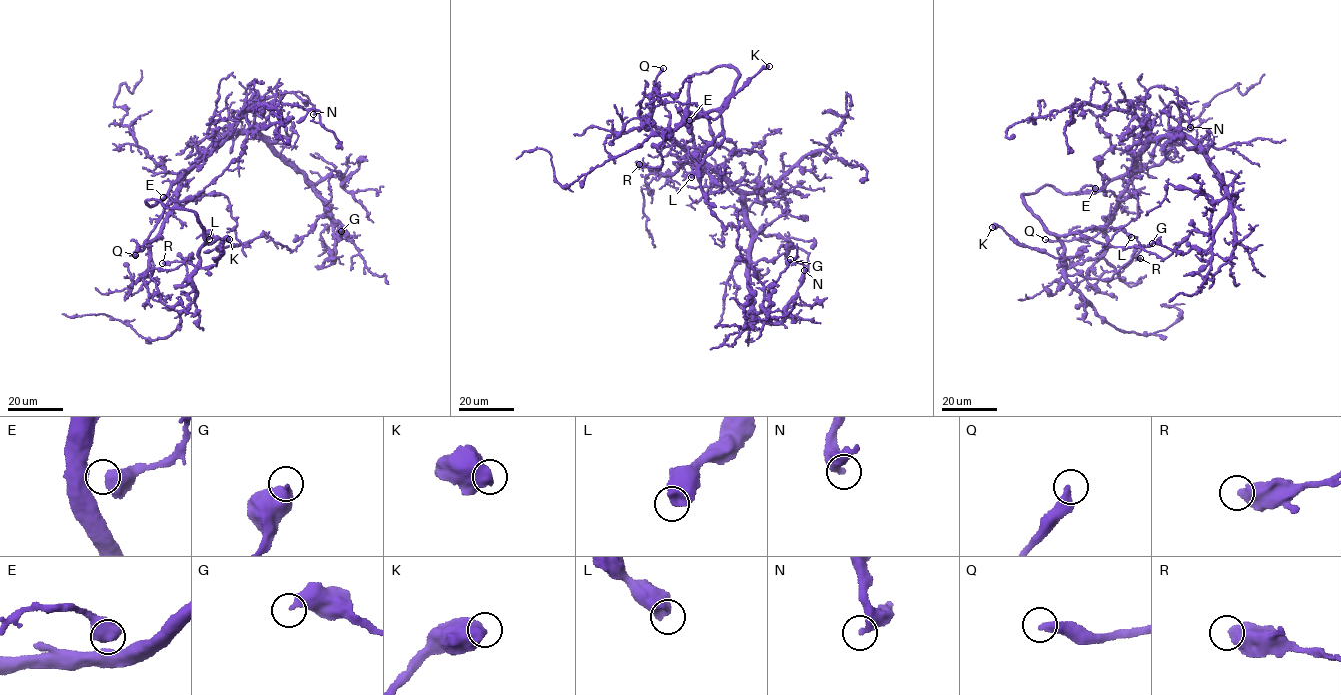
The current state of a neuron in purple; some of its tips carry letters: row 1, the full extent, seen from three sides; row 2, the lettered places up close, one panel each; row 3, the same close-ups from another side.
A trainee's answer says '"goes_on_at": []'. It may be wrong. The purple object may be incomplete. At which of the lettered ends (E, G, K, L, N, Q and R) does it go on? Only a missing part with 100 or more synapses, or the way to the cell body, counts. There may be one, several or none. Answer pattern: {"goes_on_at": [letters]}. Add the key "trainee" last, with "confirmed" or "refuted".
{"goes_on_at": ["Q"], "trainee": "refuted"}

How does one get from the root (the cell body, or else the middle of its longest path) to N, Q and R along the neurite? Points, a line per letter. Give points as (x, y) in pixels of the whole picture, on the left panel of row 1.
N: (154, 204), (218, 145), (253, 124), (255, 113), (266, 99), (299, 91), (309, 100), (313, 114)
Q: (154, 204), (182, 178), (143, 249), (135, 255)
R: (154, 204), (189, 209), (206, 239), (191, 284), (181, 285), (187, 272), (182, 261), (162, 263)

